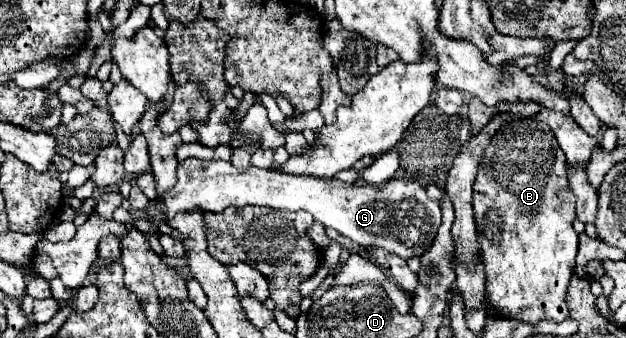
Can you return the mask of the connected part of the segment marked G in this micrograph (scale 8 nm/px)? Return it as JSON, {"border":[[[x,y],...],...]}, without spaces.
{"border":[[[188,158],[178,166],[178,182],[174,188],[170,188],[164,194],[164,202],[168,204],[168,214],[162,212],[162,202],[154,200],[148,204],[148,208],[144,210],[130,210],[130,216],[134,220],[140,218],[148,218],[148,214],[154,216],[152,224],[158,226],[160,220],[168,220],[172,218],[176,212],[180,210],[192,210],[192,208],[202,208],[204,212],[222,212],[228,206],[236,206],[236,208],[244,208],[248,204],[256,204],[256,206],[268,206],[268,208],[276,208],[276,210],[306,210],[314,216],[316,222],[320,222],[326,228],[334,228],[338,230],[342,236],[348,236],[350,240],[354,240],[356,244],[364,244],[364,246],[376,246],[376,248],[384,248],[392,254],[398,254],[400,258],[412,258],[412,256],[422,256],[430,250],[434,236],[438,232],[440,220],[442,220],[442,212],[440,206],[436,202],[432,202],[424,190],[424,186],[420,186],[414,180],[388,180],[380,186],[370,186],[370,184],[346,184],[340,182],[336,178],[312,178],[312,176],[292,176],[292,174],[284,174],[284,172],[274,172],[274,170],[262,170],[256,166],[248,166],[248,168],[236,168],[230,162],[222,162],[222,160],[196,160],[196,158]]]}

